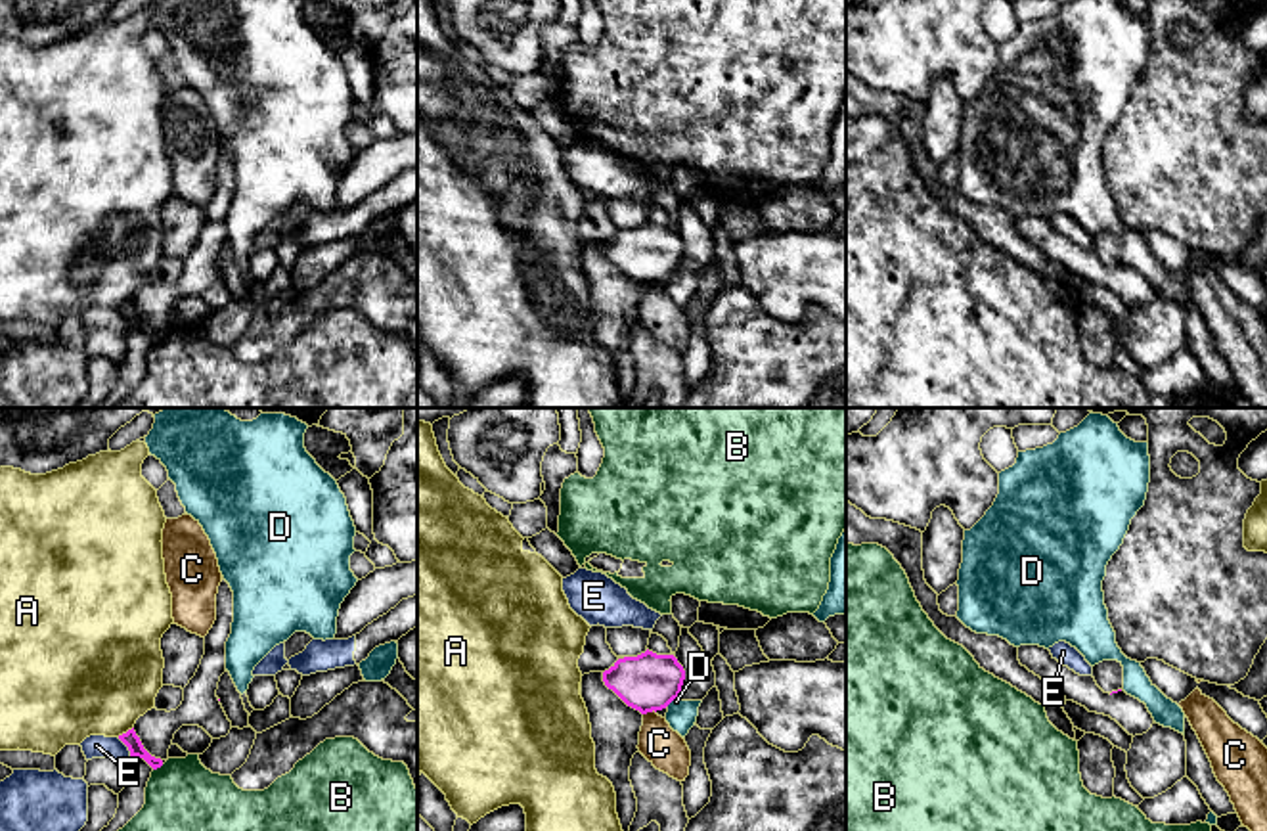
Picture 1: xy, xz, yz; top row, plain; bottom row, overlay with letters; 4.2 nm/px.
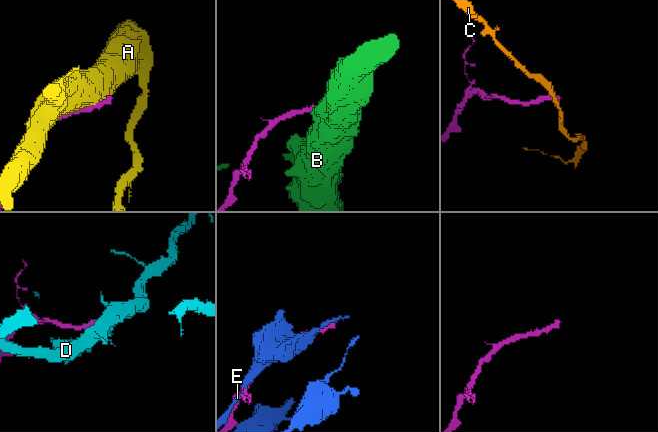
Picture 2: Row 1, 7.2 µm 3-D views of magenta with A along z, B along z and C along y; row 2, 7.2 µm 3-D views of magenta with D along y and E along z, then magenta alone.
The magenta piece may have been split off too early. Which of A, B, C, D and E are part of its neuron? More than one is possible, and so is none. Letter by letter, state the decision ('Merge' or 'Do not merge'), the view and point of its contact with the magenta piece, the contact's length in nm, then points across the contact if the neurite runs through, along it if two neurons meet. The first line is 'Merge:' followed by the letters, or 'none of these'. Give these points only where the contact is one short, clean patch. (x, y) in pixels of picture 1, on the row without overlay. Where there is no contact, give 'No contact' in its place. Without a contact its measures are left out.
Merge: none of these
A: Do not merge. Touches magenta at xy (127, 303). Shared border 80 nm
B: Do not merge. Touches magenta at xy (157, 337). Shared border 50 nm. Boundary: xy (163, 336), (154, 341)
C: Do not merge. Touches magenta at xz (649, 282). Shared border 60 nm. Boundary: xz (655, 282), (644, 286)
D: Do not merge. Touches magenta at xz (670, 272). Shared border 60 nm. Boundary: xz (676, 269), (666, 276)
E: Do not merge. Touches magenta at xy (127, 316). Shared border 100 nm

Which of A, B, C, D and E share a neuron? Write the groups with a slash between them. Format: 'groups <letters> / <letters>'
groups A / B / C / D / E

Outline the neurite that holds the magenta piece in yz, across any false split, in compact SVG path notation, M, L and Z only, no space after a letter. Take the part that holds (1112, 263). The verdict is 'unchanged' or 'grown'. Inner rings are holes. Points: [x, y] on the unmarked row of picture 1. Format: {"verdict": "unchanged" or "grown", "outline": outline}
{"verdict": "grown", "outline": "M1102 232L1093 237L1093 249L1104 264L1118 264L1123 260L1123 237L1118 232Z"}

